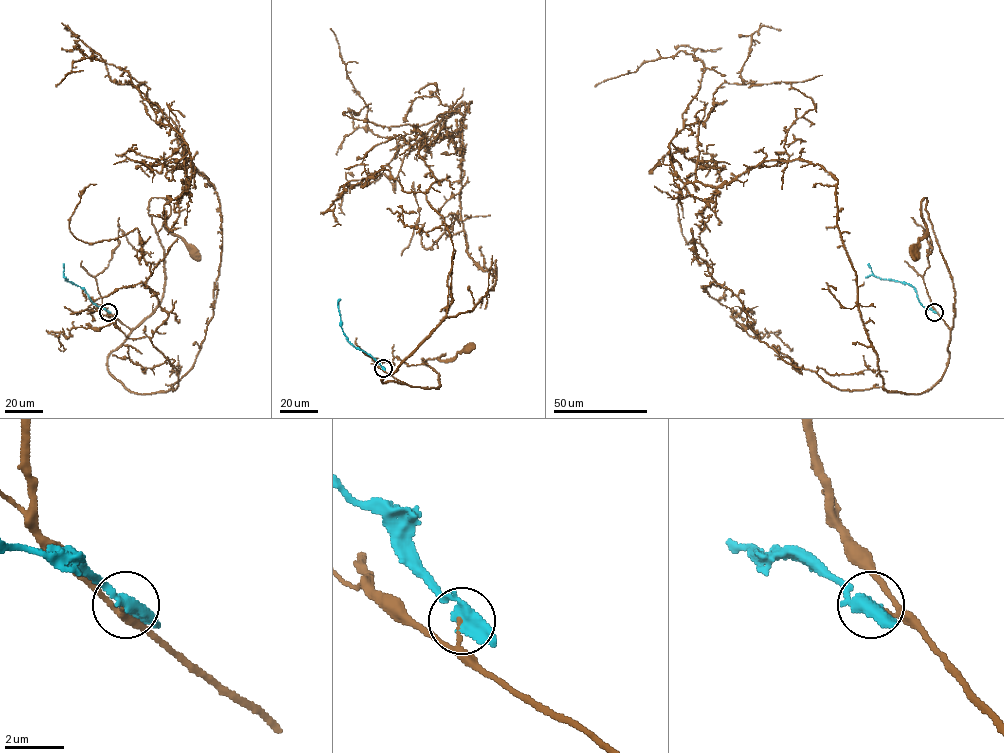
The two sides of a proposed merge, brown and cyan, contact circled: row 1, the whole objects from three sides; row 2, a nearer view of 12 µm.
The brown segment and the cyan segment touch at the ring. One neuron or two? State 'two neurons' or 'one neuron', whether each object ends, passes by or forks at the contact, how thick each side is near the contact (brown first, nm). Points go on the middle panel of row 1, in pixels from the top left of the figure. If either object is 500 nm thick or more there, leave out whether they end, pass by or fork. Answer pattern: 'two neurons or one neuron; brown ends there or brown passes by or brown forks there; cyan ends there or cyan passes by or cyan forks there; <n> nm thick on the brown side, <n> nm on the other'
two neurons; brown ends there; cyan passes by; 110 nm thick on the brown side, 400 nm on the other

